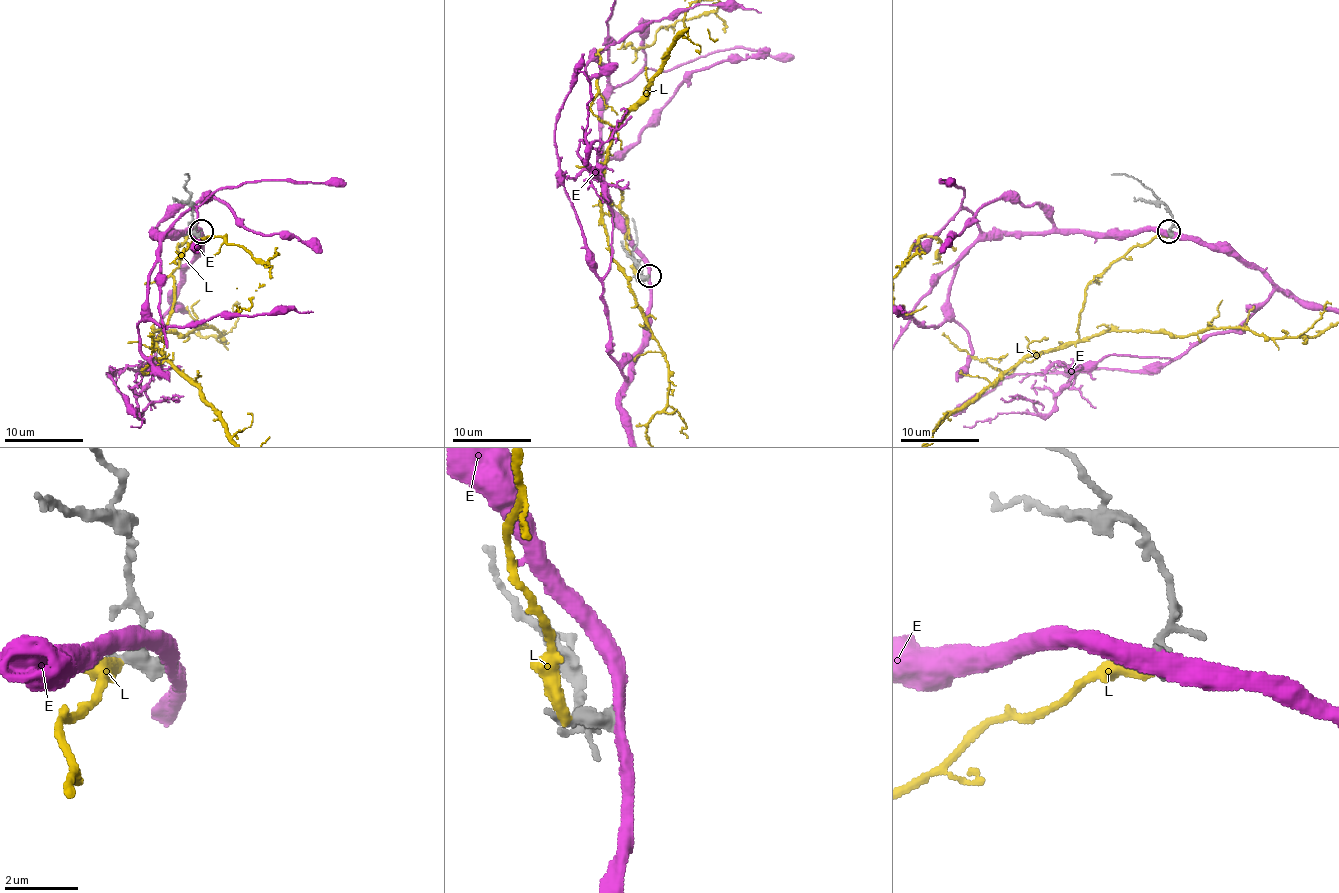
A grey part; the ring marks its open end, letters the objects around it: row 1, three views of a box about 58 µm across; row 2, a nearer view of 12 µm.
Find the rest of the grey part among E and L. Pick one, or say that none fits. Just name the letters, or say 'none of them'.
none of them

